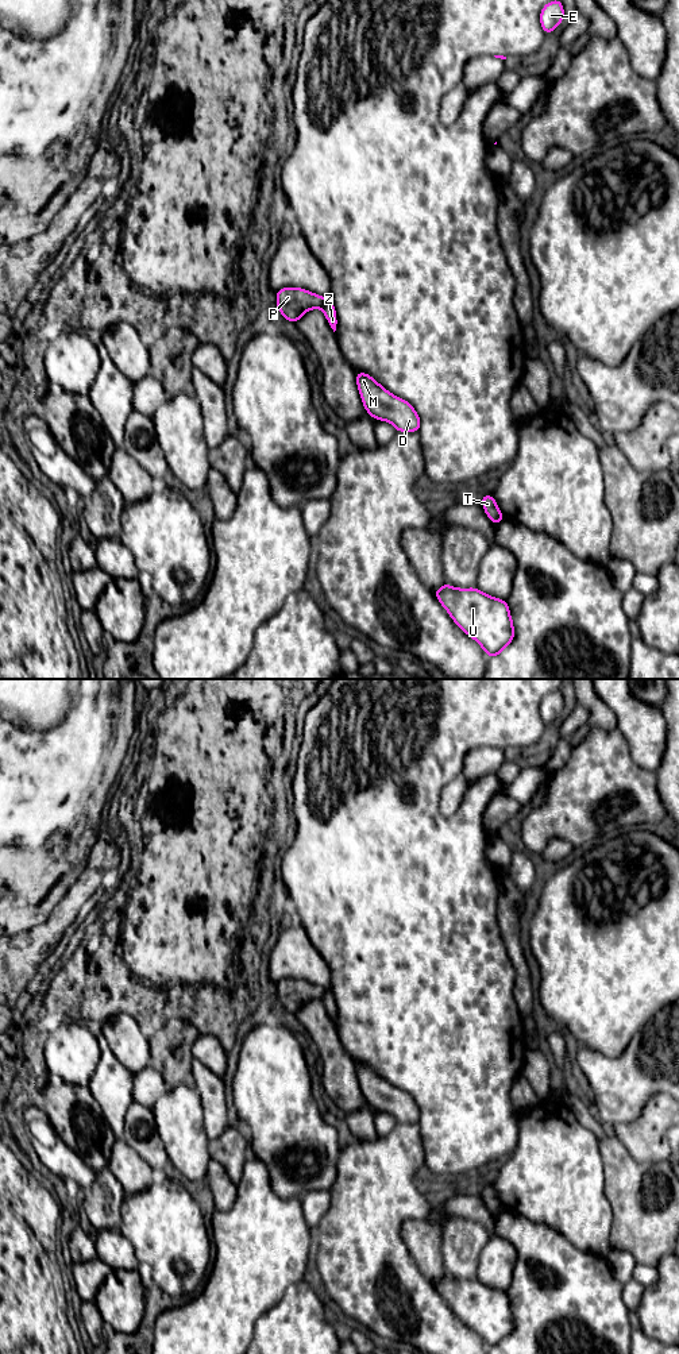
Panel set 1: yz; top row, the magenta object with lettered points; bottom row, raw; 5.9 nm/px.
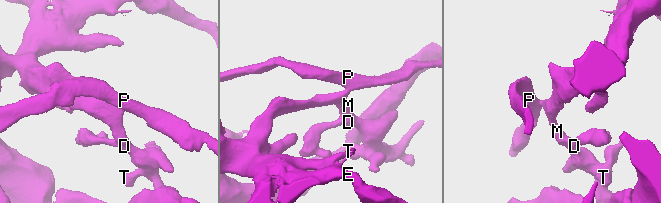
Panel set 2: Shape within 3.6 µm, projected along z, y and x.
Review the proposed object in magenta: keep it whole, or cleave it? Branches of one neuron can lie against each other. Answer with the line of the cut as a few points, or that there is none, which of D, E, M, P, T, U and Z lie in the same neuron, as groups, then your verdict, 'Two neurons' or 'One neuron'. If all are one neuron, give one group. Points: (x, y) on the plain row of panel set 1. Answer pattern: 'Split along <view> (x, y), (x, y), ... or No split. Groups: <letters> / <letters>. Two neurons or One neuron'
Split along yz (326, 988), (320, 998). Groups: D E M T U Z / P. Two neurons

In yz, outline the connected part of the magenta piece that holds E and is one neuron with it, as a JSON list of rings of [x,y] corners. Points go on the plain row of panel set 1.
[[[560,690],[547,694],[540,703],[540,714],[544,725],[551,725],[562,715],[564,709],[564,699]]]

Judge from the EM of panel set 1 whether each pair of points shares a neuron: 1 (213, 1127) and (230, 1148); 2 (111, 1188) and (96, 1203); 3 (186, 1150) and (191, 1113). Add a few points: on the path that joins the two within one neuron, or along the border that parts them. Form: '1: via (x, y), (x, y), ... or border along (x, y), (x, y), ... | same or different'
1: border along (226, 1127), (218, 1137), (209, 1140) | different
2: via (107, 1192), (100, 1199) | same
3: via (186, 1141), (186, 1122) | same

